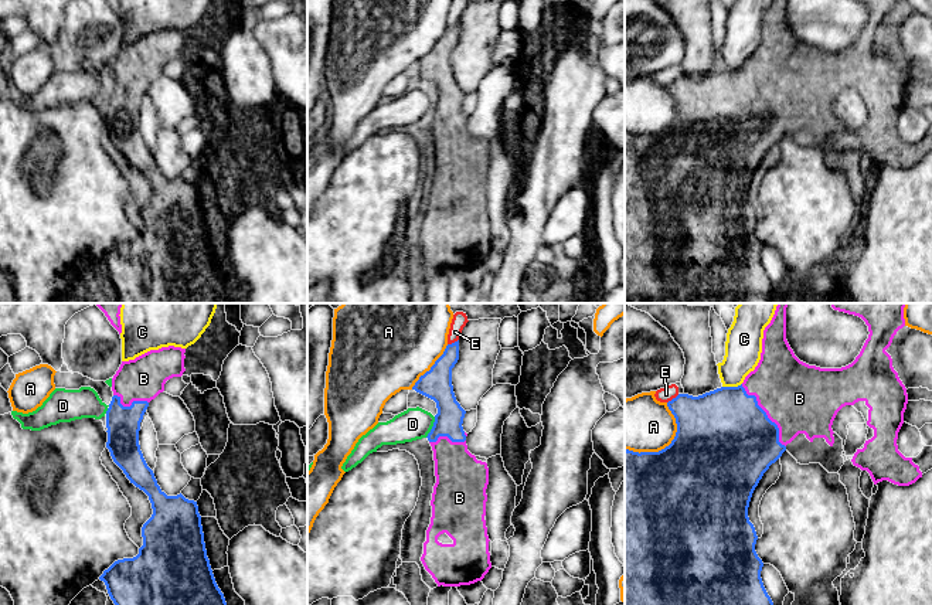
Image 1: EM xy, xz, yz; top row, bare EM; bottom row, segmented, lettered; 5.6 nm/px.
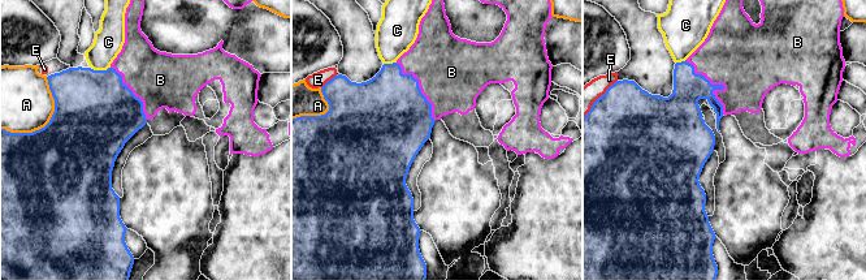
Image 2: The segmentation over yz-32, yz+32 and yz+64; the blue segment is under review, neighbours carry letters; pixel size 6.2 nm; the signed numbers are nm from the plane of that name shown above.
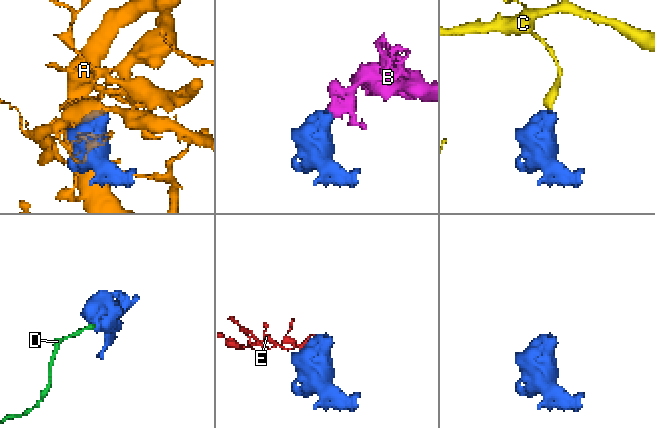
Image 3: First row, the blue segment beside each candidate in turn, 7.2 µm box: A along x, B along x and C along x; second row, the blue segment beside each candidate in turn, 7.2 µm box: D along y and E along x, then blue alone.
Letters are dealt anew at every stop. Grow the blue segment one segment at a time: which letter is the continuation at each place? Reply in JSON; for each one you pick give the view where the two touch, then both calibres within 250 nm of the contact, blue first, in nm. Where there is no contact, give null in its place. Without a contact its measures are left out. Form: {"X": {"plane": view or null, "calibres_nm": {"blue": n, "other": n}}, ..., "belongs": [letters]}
{"B": {"plane": "yz", "calibres_nm": {"blue": 500, "other": 400}}, "belongs": ["B"]}

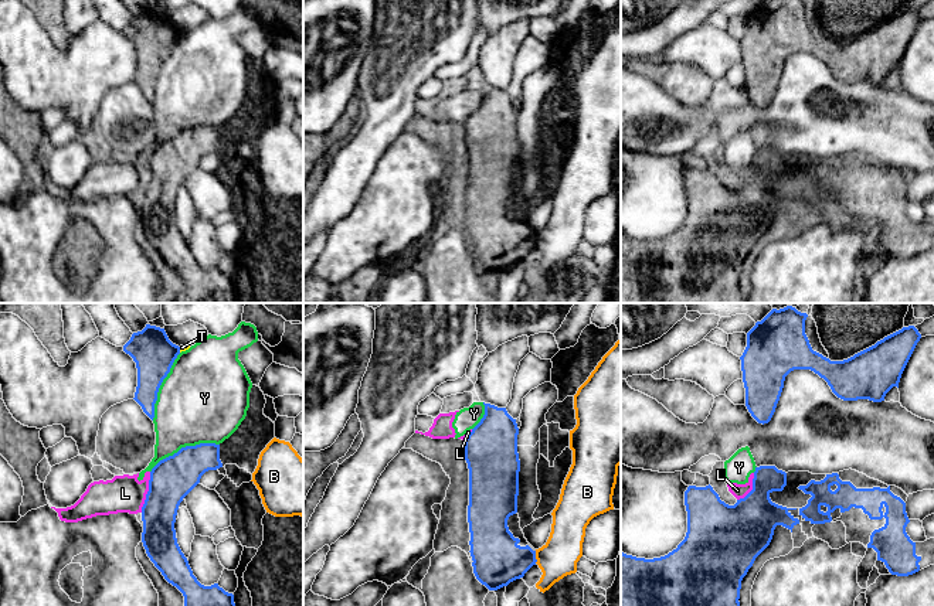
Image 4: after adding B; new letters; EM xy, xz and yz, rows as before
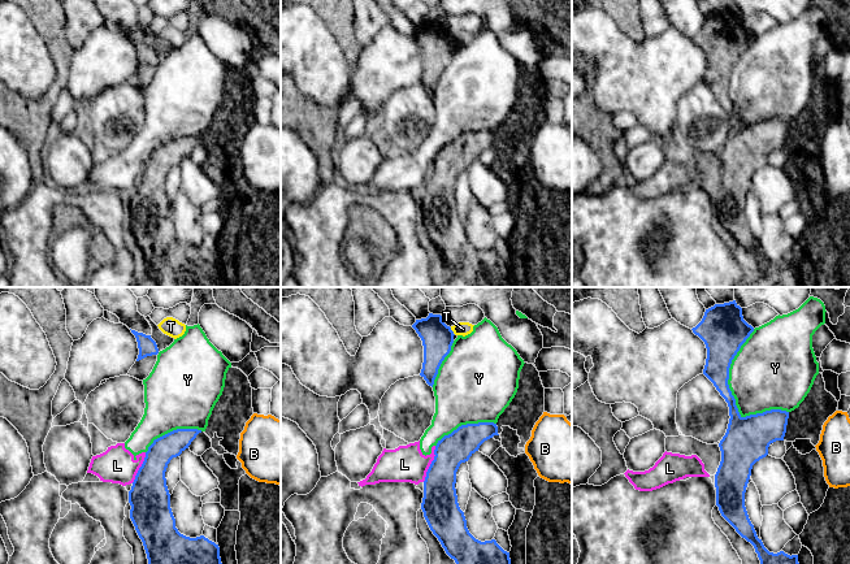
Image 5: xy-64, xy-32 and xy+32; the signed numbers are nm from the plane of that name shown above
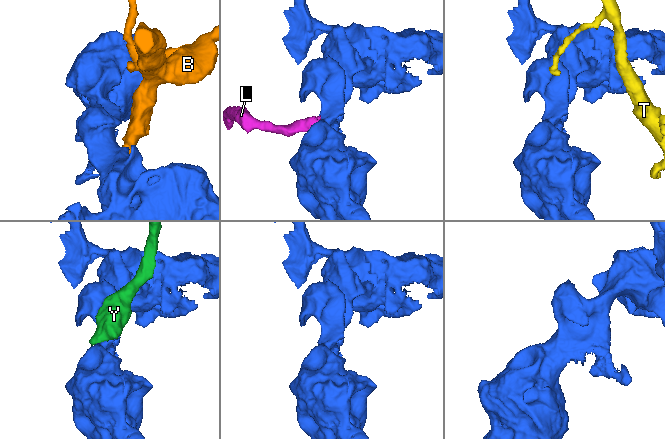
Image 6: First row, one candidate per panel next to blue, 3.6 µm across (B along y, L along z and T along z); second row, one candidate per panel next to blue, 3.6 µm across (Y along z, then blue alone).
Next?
{"belongs": []}

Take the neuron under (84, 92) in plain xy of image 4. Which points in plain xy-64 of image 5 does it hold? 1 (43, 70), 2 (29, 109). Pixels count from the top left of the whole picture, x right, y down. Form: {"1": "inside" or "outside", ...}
{"1": "inside", "2": "outside"}

